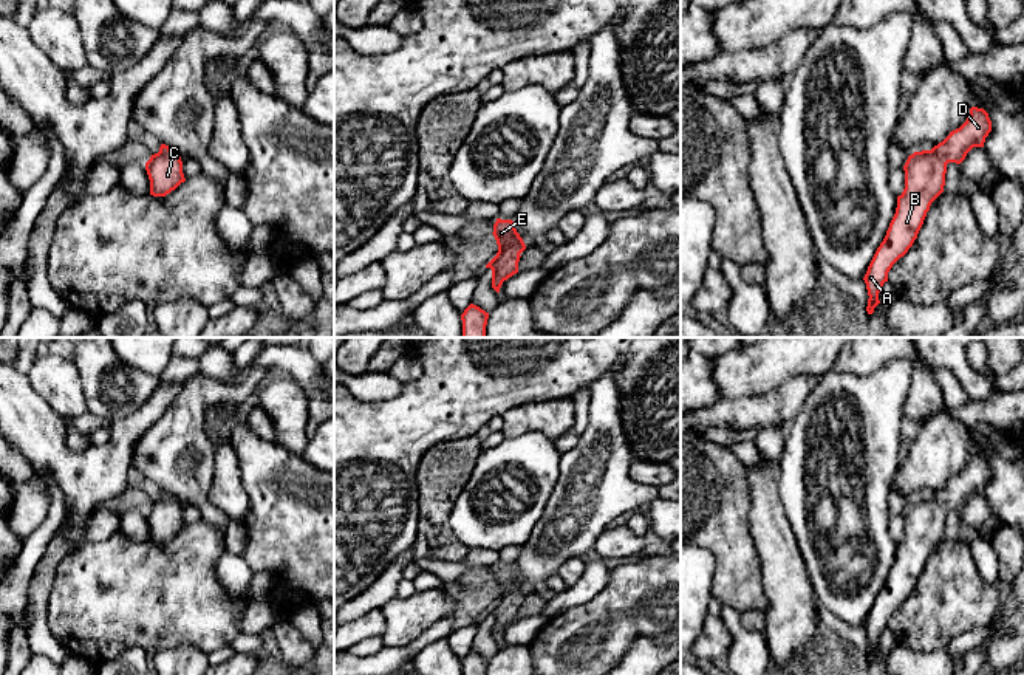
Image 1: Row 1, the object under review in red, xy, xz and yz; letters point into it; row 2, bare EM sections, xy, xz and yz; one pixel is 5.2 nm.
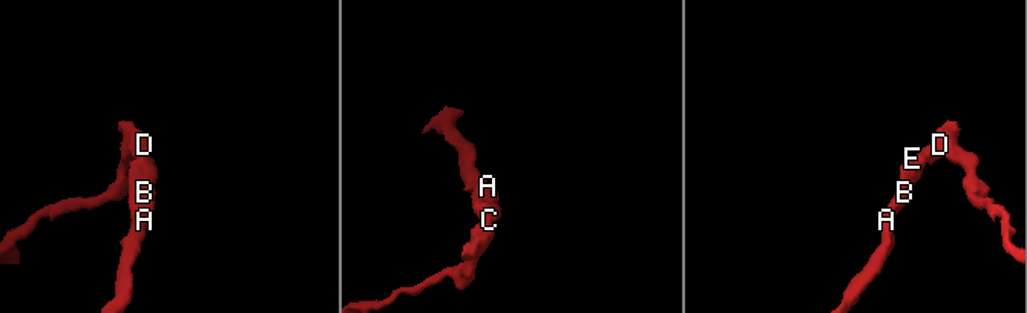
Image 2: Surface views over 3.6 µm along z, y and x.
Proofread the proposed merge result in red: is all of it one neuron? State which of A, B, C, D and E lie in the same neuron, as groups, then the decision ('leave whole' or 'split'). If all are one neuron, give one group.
A B C D E | leave whole

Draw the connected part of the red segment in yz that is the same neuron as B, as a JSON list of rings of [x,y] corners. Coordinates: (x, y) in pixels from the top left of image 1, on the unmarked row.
[[[971,454],[967,468],[931,497],[908,503],[905,536],[897,543],[896,560],[863,624],[868,661],[880,650],[879,639],[893,612],[913,593],[931,550],[944,539],[947,511],[961,511],[973,494],[984,494],[992,468],[984,455]]]

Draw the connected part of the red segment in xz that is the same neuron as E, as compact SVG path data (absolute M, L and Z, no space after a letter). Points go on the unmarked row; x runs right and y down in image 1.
M497 565L492 581L497 587L498 599L486 615L492 616L492 635L500 639L503 629L518 619L520 601L526 596L526 591L512 567Z

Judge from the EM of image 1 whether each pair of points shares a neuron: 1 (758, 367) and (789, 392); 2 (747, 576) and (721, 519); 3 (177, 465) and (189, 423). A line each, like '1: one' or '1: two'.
1: two
2: one
3: one

